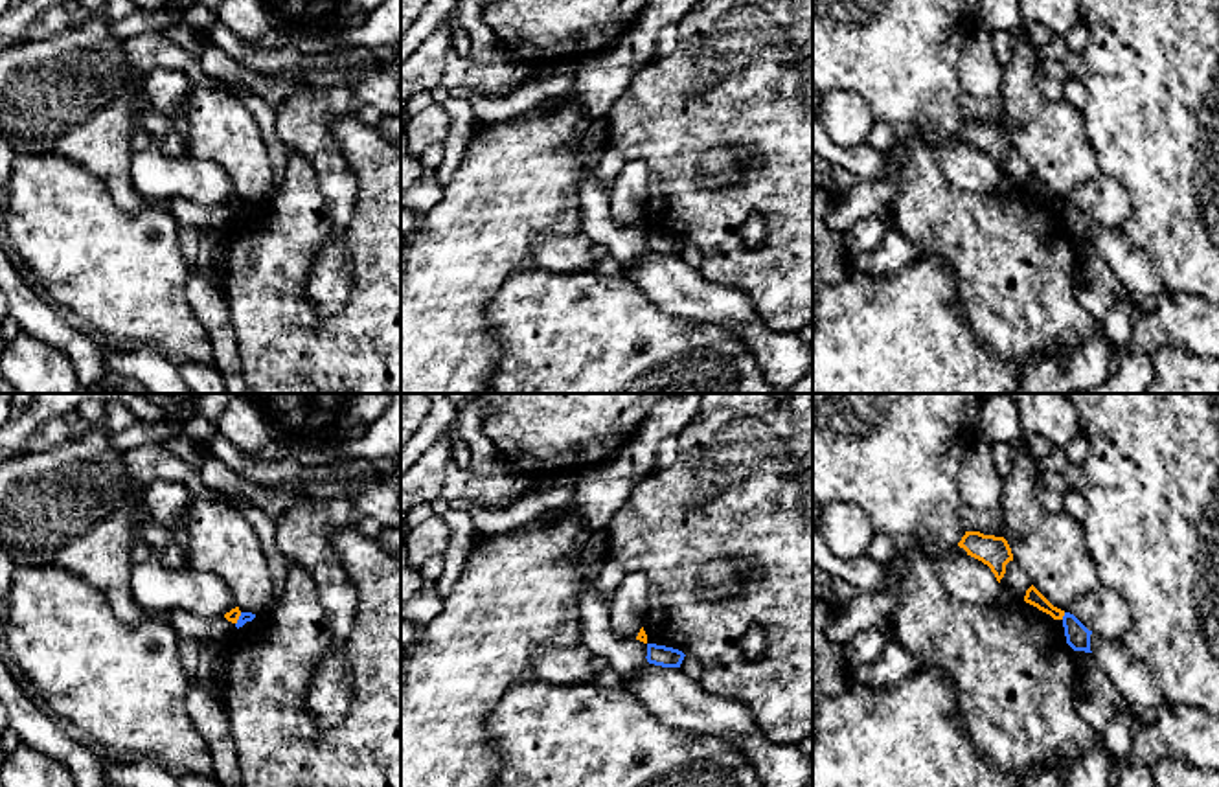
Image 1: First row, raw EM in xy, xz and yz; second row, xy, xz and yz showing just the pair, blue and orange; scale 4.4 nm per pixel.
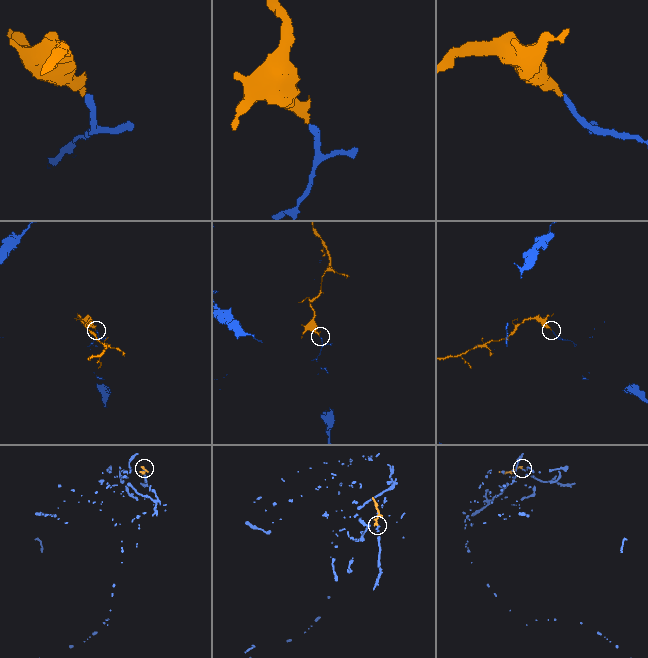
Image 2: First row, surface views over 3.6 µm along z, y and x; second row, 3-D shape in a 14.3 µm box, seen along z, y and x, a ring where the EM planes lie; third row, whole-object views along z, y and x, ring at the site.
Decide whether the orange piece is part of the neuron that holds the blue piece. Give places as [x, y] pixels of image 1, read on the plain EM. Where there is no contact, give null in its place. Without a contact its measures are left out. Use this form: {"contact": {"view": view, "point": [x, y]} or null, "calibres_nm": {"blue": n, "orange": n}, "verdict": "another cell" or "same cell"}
{"contact": {"view": "yz", "point": [1063, 205]}, "calibres_nm": {"blue": 110, "orange": 70}, "verdict": "another cell"}

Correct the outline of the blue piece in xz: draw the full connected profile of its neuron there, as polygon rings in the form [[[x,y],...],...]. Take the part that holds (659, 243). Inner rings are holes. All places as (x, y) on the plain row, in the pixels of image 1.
[[[647,232],[647,250],[662,256],[680,256],[684,241],[673,235]]]

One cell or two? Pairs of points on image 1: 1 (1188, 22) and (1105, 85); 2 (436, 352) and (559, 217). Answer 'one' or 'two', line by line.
1: one
2: one

